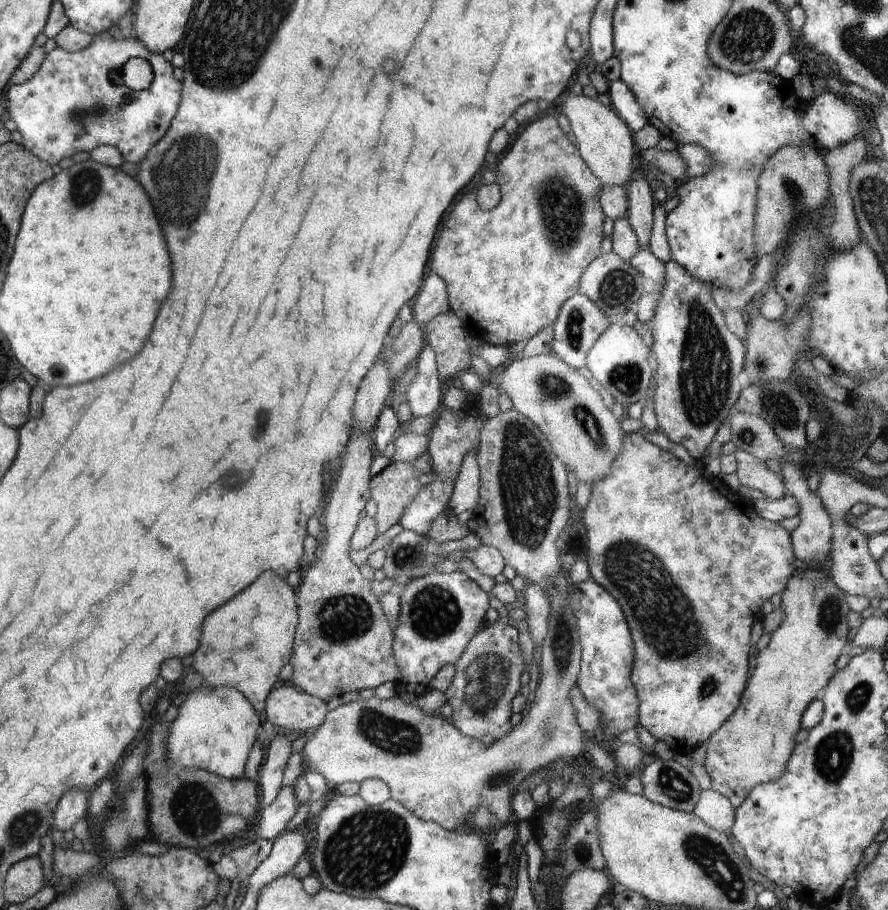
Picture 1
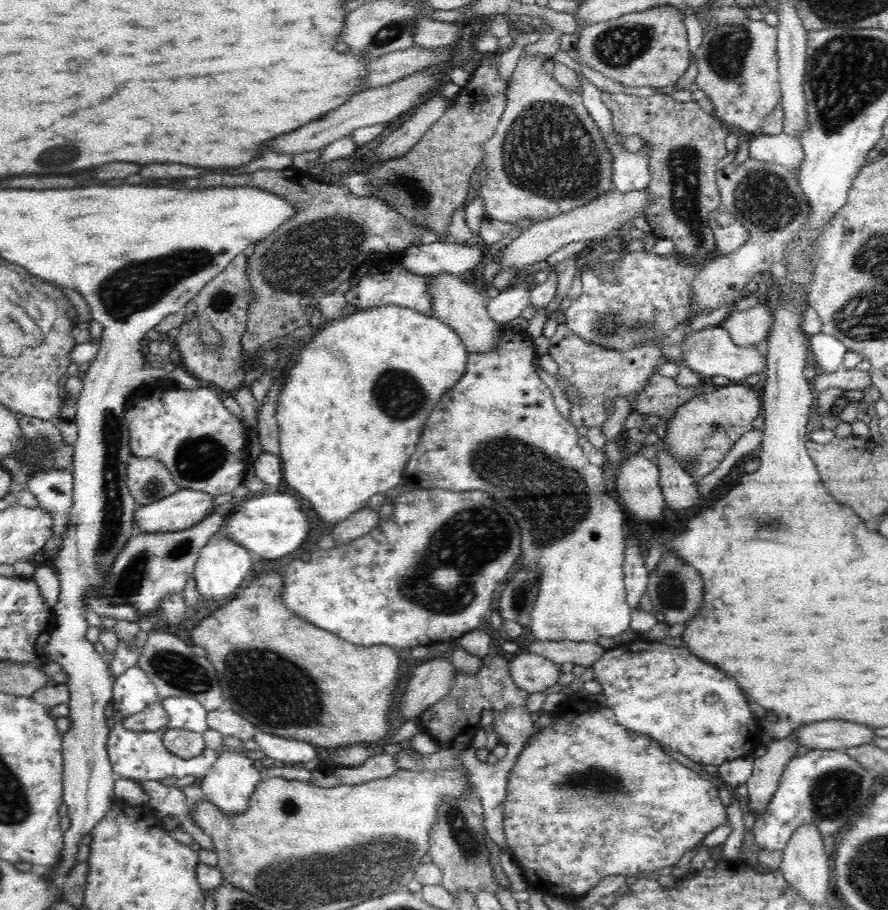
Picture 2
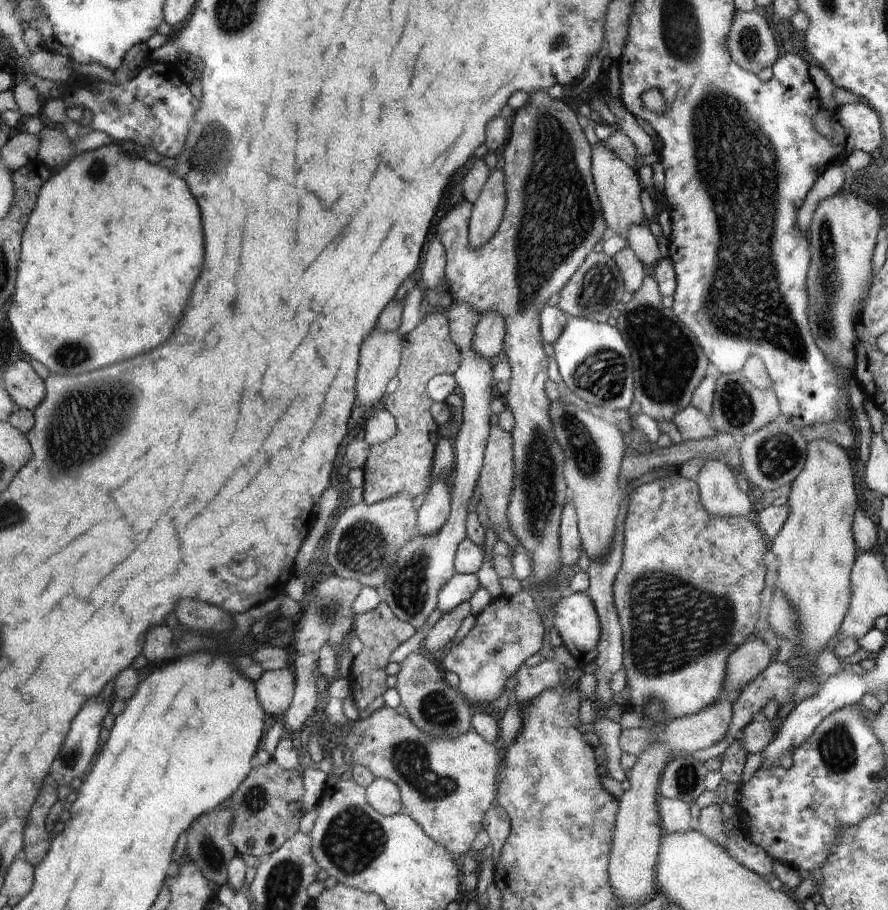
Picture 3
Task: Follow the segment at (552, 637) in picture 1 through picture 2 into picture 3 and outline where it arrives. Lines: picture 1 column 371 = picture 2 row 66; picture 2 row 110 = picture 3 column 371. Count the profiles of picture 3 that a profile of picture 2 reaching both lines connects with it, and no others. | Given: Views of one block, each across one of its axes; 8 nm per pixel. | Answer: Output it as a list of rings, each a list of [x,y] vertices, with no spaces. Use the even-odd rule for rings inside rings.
[[[384,706],[377,711],[374,711],[369,717],[365,719],[358,719],[355,723],[346,727],[346,738],[344,738],[345,746],[344,752],[346,754],[347,767],[352,764],[361,764],[370,769],[370,772],[374,774],[376,779],[388,779],[390,782],[396,784],[401,790],[401,801],[403,804],[404,812],[412,817],[412,820],[416,821],[422,827],[422,830],[435,840],[438,844],[441,844],[444,848],[447,848],[455,857],[462,856],[468,851],[472,850],[470,844],[476,834],[481,830],[481,822],[485,812],[494,806],[497,800],[497,788],[499,774],[499,761],[500,758],[497,754],[499,743],[488,743],[482,736],[476,733],[475,730],[468,731],[463,735],[460,735],[457,739],[429,739],[408,717],[406,714],[398,714],[395,708]]]

